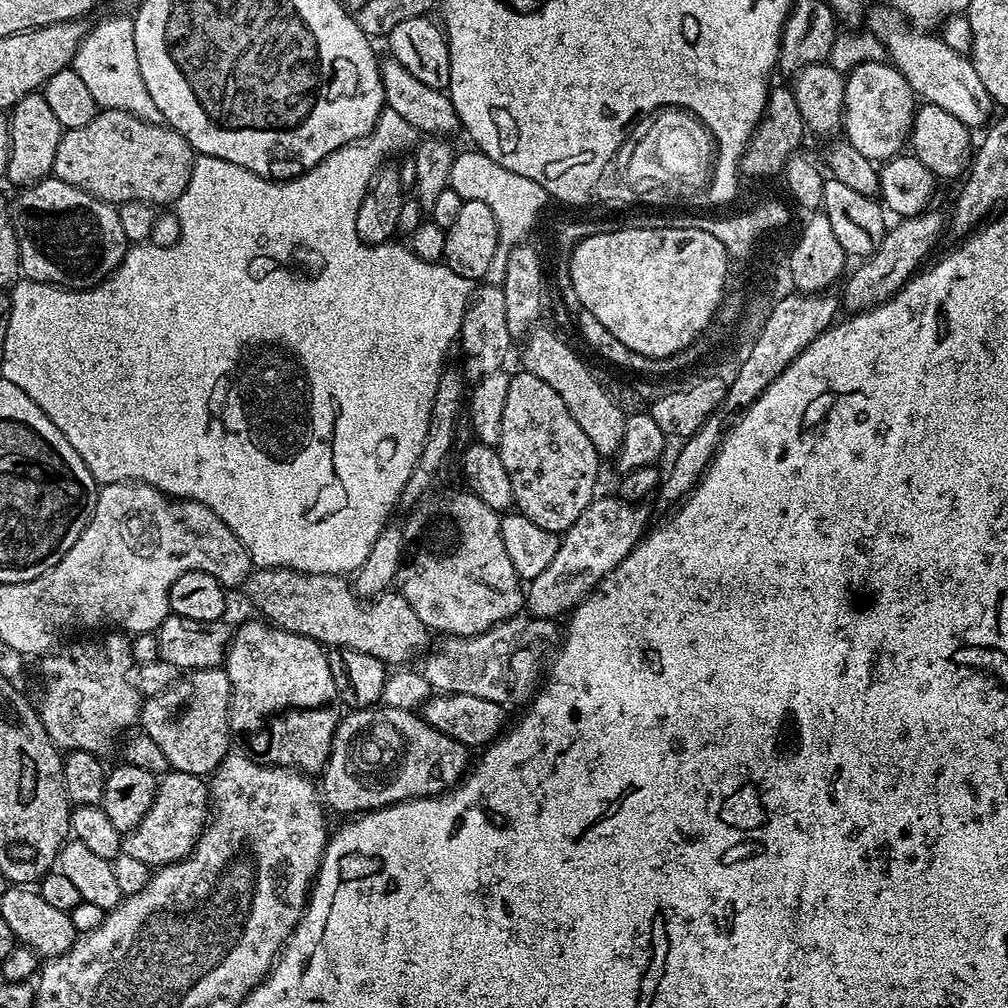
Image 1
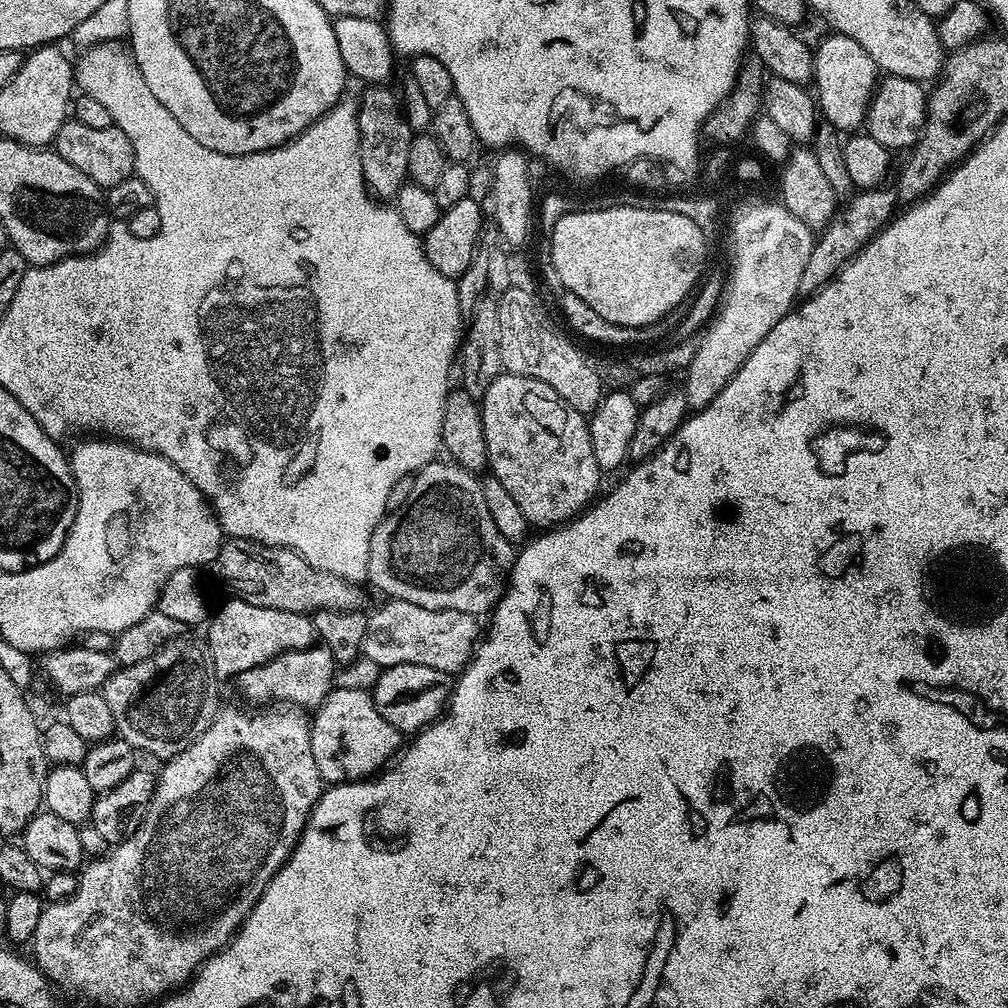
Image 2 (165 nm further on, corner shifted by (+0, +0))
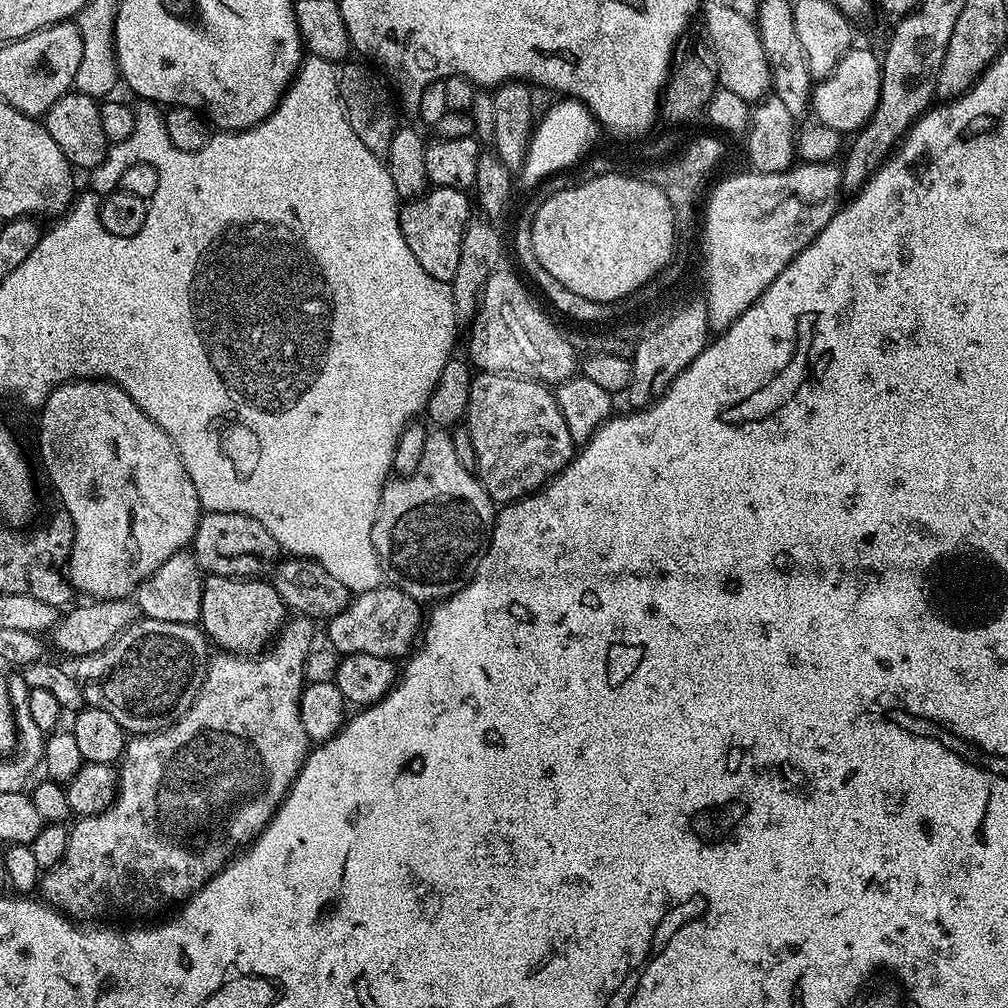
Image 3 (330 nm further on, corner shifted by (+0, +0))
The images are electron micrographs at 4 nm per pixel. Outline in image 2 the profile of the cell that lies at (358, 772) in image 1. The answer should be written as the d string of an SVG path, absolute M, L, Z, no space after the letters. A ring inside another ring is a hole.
M358 686L333 687L320 707L315 709L308 733L318 774L328 786L375 777L402 748L400 731L390 726L390 722L386 722L382 714L378 714L378 710L372 705L371 695Z

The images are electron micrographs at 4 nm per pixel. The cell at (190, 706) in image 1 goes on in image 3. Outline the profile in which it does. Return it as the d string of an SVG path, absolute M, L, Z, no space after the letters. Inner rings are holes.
M141 618L108 646L75 661L74 677L90 708L106 710L128 734L158 732L184 715L204 685L209 641L196 624Z

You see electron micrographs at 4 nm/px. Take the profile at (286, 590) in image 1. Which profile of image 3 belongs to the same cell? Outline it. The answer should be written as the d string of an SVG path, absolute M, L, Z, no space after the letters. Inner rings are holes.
M204 512L196 527L190 551L196 557L201 573L245 578L260 578L271 573L282 556L280 545L274 542L262 522L237 512Z

